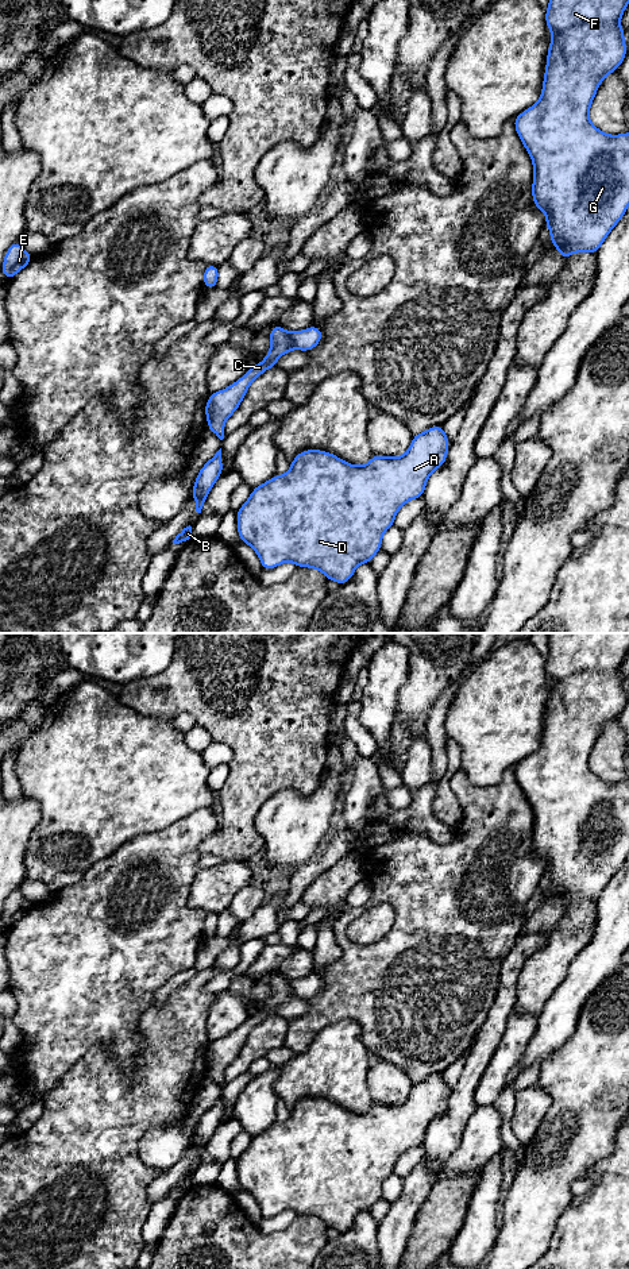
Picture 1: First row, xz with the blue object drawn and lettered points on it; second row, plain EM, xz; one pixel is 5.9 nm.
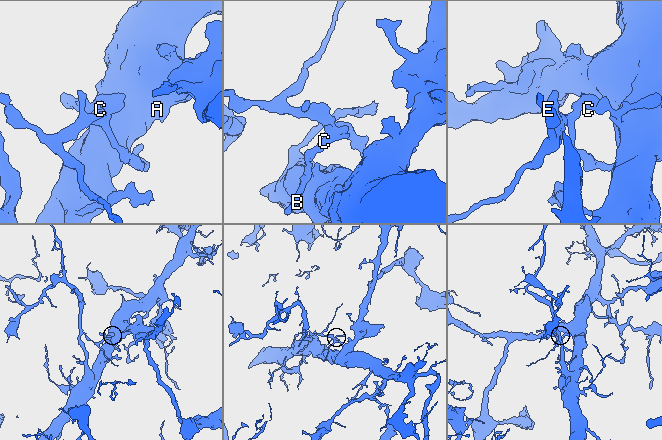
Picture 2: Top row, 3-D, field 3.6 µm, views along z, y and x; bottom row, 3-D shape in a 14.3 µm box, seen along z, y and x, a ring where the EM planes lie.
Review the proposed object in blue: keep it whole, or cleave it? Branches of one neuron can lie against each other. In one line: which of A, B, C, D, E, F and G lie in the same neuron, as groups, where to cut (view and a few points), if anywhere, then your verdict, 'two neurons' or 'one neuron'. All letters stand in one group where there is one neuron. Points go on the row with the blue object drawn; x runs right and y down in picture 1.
A B C D F G / E; cut in xz along (286, 332), (296, 347); two neurons

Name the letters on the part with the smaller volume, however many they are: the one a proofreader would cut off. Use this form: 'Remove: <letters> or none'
Remove: E

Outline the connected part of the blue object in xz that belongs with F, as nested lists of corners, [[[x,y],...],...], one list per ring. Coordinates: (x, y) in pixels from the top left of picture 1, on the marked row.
[[[549,0],[545,9],[545,23],[552,32],[549,50],[547,54],[547,66],[540,100],[526,111],[516,116],[514,128],[525,146],[533,162],[533,204],[547,215],[545,227],[551,231],[551,243],[559,248],[562,259],[567,259],[574,252],[597,254],[610,231],[625,215],[629,207],[629,132],[621,135],[607,135],[599,131],[589,119],[589,111],[602,80],[616,72],[626,57],[626,45],[624,40],[625,30],[620,27],[621,16],[628,7],[629,0]]]

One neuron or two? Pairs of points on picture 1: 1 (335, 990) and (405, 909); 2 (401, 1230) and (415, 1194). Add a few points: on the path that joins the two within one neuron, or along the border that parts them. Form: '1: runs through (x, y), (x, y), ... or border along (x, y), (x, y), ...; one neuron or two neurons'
1: runs through (358, 978), (404, 932); one neuron
2: runs through (401, 1221), (401, 1215), (409, 1203); one neuron

